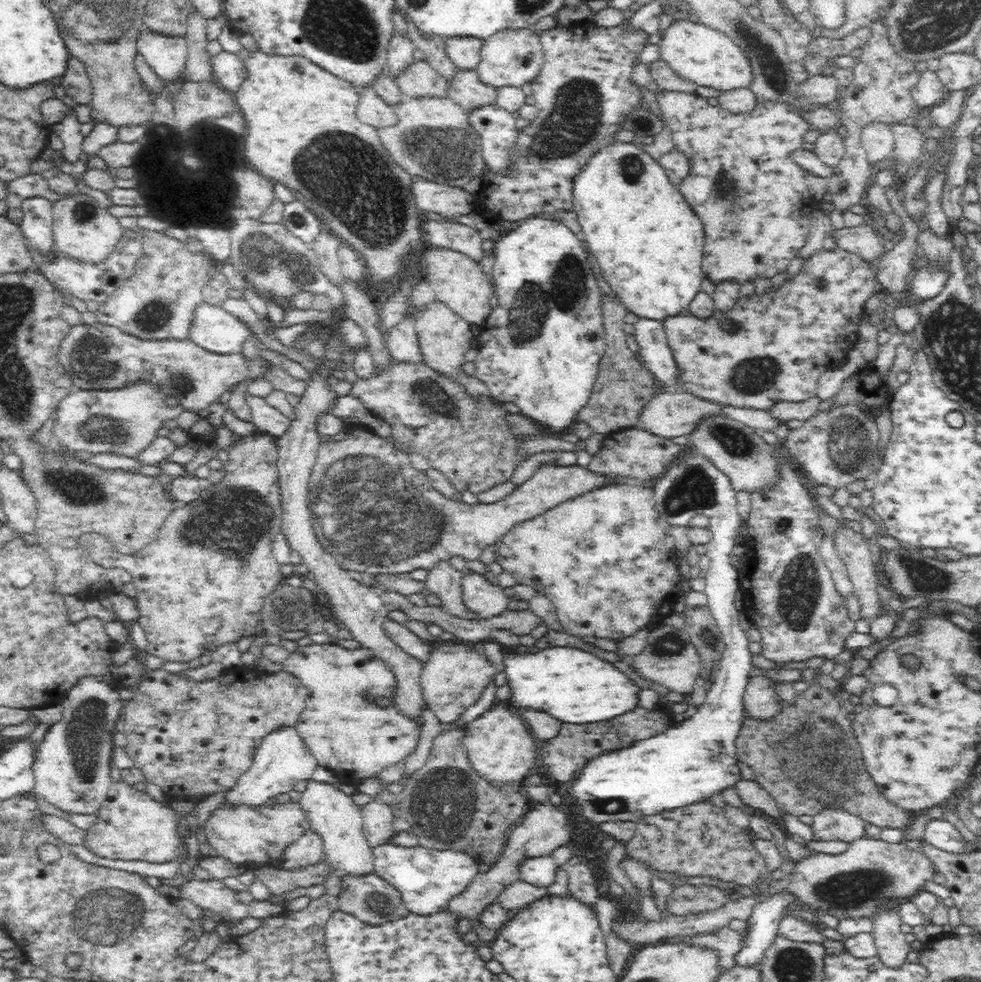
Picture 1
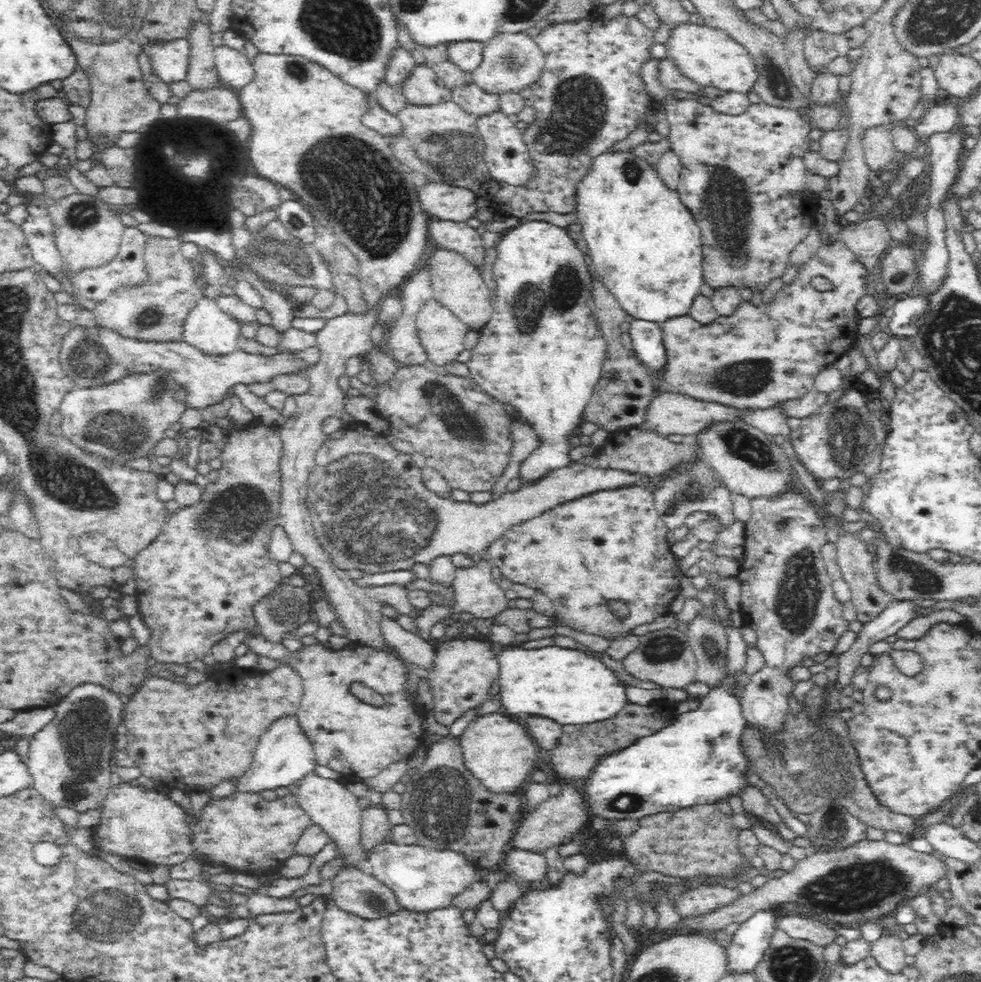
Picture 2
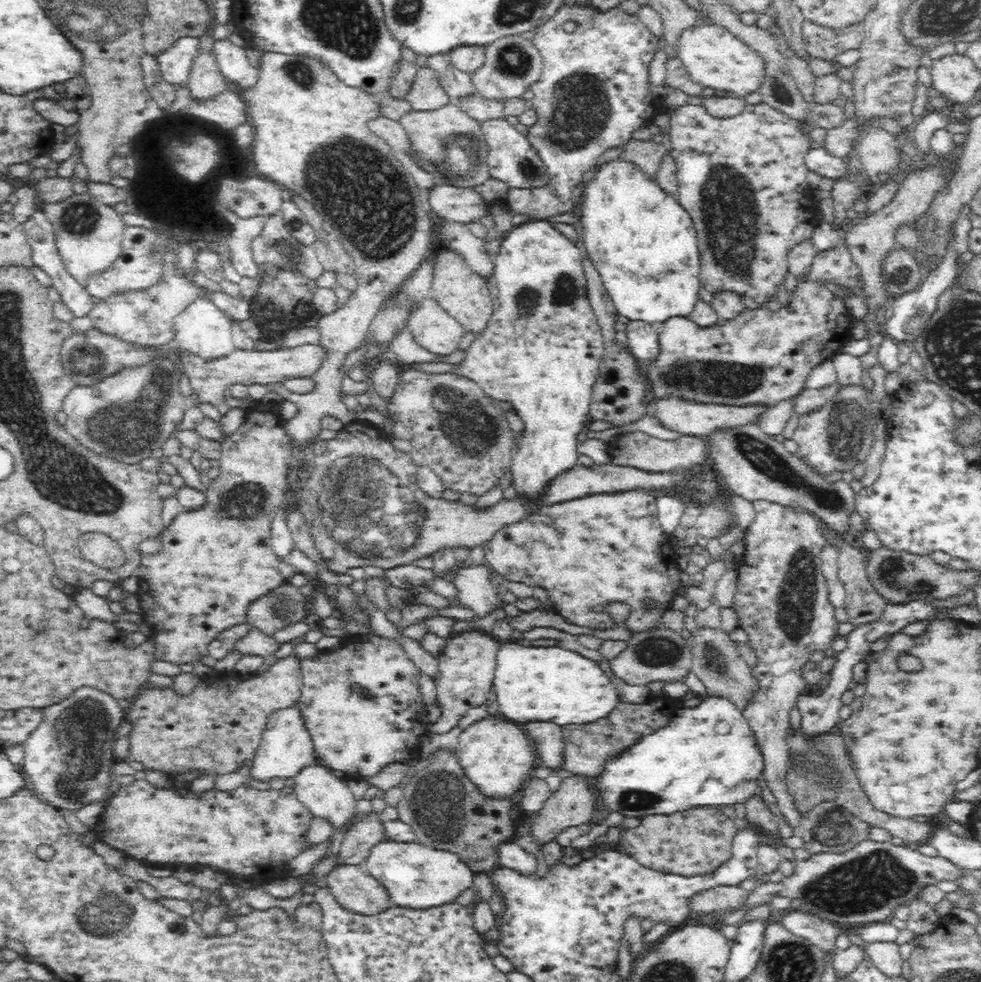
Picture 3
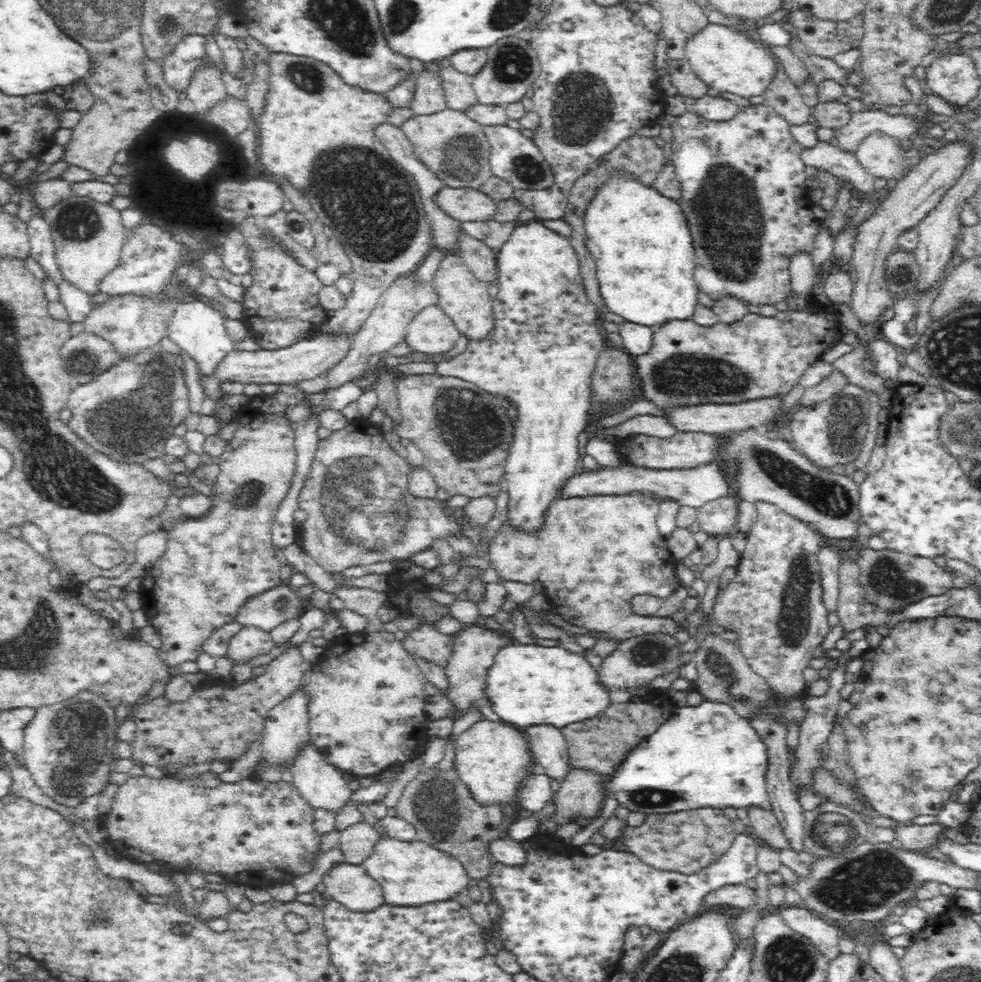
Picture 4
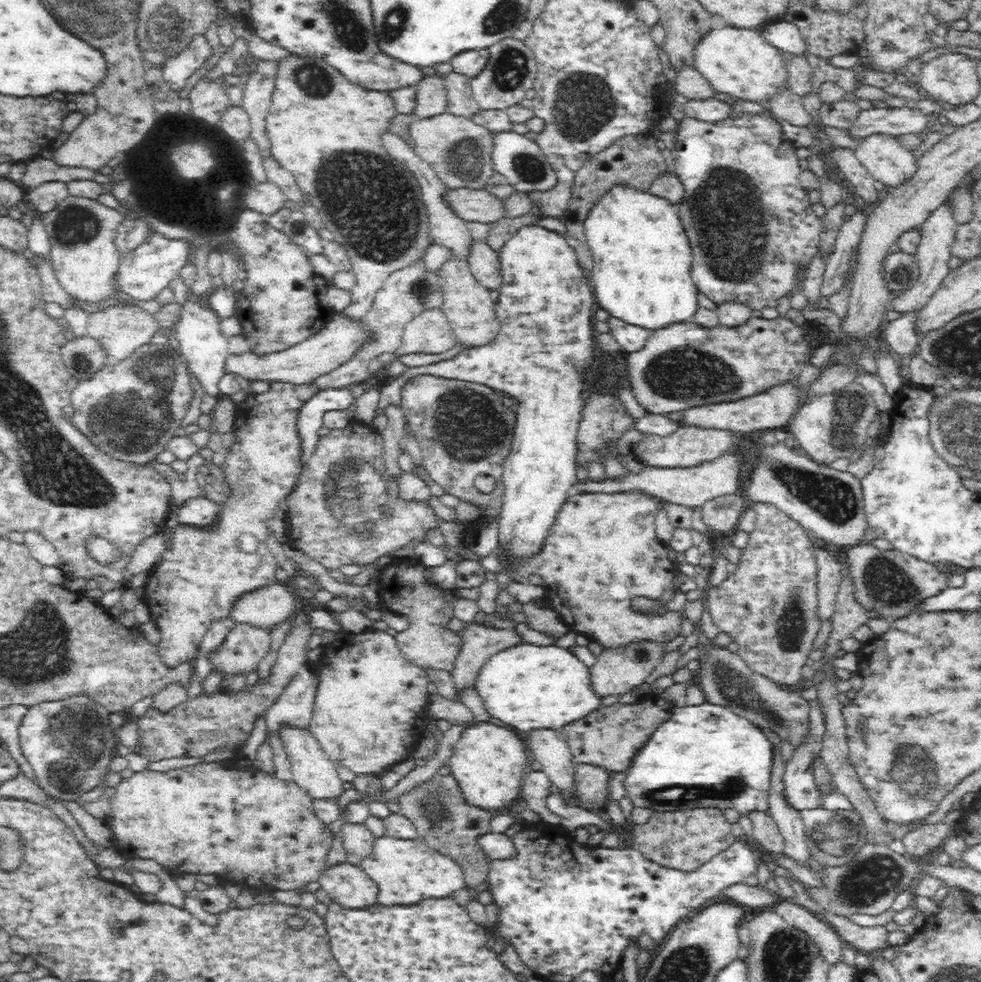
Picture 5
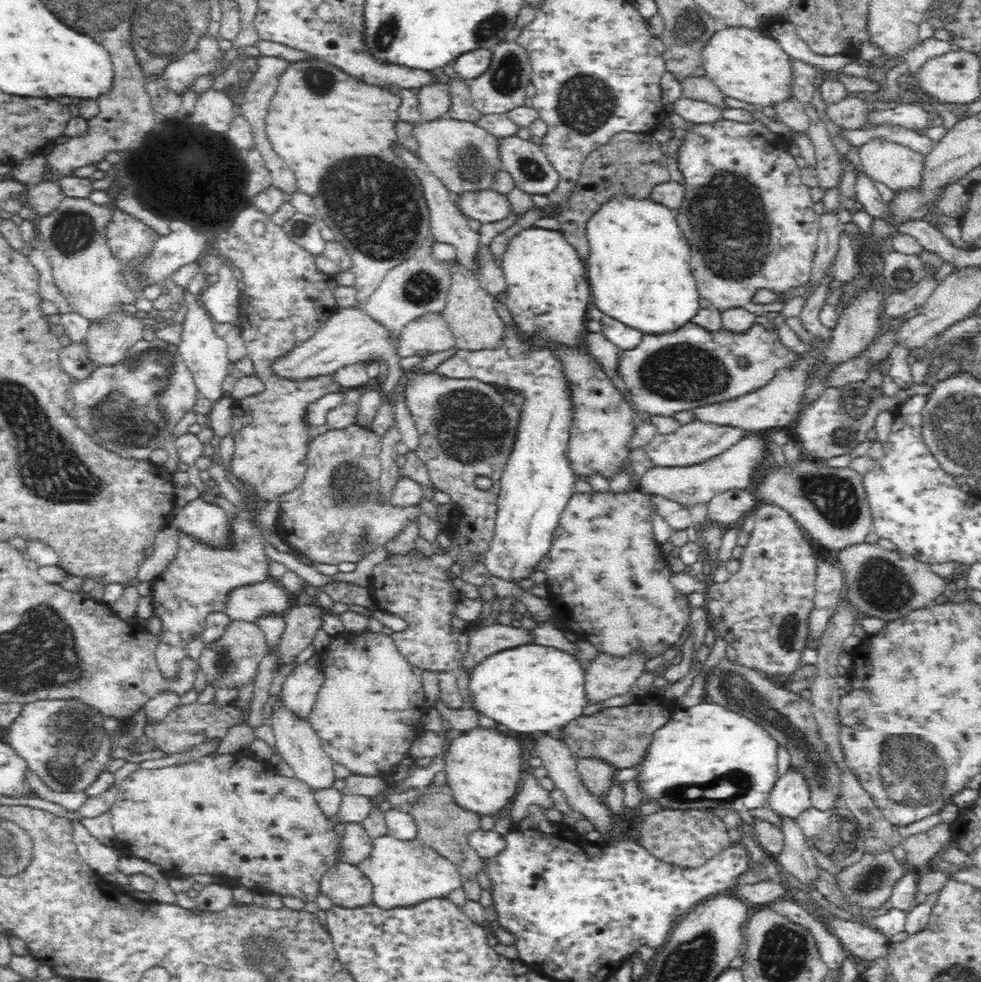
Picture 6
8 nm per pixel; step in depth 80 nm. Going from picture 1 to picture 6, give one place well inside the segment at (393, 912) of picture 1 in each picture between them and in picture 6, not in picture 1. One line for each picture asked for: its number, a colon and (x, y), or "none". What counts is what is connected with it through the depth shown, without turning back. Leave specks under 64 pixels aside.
2: (363, 895)
3: (356, 891)
4: (349, 884)
5: (347, 884)
6: (345, 884)

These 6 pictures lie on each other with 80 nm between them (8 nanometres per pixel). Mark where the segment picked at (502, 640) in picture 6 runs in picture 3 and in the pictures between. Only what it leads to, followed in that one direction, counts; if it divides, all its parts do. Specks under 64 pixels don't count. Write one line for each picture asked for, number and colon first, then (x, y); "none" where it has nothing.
3: (465, 676)
4: (475, 647)
5: (479, 642)

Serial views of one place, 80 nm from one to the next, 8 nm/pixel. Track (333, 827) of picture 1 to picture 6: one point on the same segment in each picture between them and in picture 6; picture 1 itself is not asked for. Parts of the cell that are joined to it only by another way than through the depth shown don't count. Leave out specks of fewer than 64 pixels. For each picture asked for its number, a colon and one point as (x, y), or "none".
2: (331, 806)
3: (327, 797)
4: (321, 785)
5: (315, 774)
6: (296, 742)

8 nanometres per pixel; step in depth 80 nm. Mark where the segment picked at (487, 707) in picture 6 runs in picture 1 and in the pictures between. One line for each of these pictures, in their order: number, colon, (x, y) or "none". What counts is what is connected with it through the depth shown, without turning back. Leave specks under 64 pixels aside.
1: (576, 686)
2: (569, 686)
3: (531, 683)
4: (528, 684)
5: (526, 686)

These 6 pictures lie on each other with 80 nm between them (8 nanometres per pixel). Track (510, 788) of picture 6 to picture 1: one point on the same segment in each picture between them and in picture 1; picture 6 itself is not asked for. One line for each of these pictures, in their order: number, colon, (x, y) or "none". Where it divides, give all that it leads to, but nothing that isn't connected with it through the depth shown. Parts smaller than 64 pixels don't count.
1: (499, 746)
2: (498, 751)
3: (496, 755)
4: (493, 758)
5: (489, 761)

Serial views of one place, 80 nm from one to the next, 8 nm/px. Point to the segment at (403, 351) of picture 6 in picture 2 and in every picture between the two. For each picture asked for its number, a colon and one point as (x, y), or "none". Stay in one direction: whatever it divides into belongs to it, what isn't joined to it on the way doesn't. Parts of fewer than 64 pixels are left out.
2: (441, 333)
3: (438, 332)
4: (431, 331)
5: (430, 332)

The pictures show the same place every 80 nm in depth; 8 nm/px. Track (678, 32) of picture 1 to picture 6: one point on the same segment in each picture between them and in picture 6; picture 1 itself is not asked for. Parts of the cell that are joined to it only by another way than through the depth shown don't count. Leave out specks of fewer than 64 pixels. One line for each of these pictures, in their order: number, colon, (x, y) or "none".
2: (709, 57)
3: (712, 57)
4: (726, 61)
5: (738, 62)
6: (743, 64)

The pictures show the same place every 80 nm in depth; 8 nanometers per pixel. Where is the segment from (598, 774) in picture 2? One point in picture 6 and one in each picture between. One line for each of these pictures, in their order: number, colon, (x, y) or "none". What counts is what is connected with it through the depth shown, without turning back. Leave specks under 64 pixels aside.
3: (705, 756)
4: (703, 756)
5: (706, 755)
6: (706, 756)

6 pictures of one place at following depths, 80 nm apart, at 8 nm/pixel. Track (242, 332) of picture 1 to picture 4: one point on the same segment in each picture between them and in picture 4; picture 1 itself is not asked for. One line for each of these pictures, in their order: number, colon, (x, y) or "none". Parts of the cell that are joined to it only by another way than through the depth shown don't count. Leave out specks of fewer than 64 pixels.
2: (209, 328)
3: (202, 328)
4: (200, 331)

